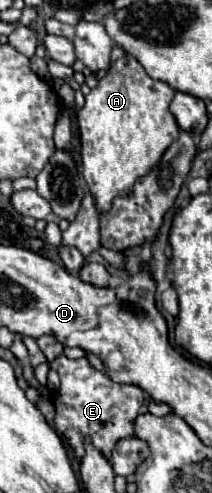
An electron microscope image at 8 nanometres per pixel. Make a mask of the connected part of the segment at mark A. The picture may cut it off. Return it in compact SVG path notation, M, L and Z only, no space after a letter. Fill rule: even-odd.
M124 55L86 95L86 105L78 111L82 173L98 211L108 211L114 197L128 195L136 179L146 175L178 137L180 127L168 111L174 93L166 83L152 81L132 55Z

